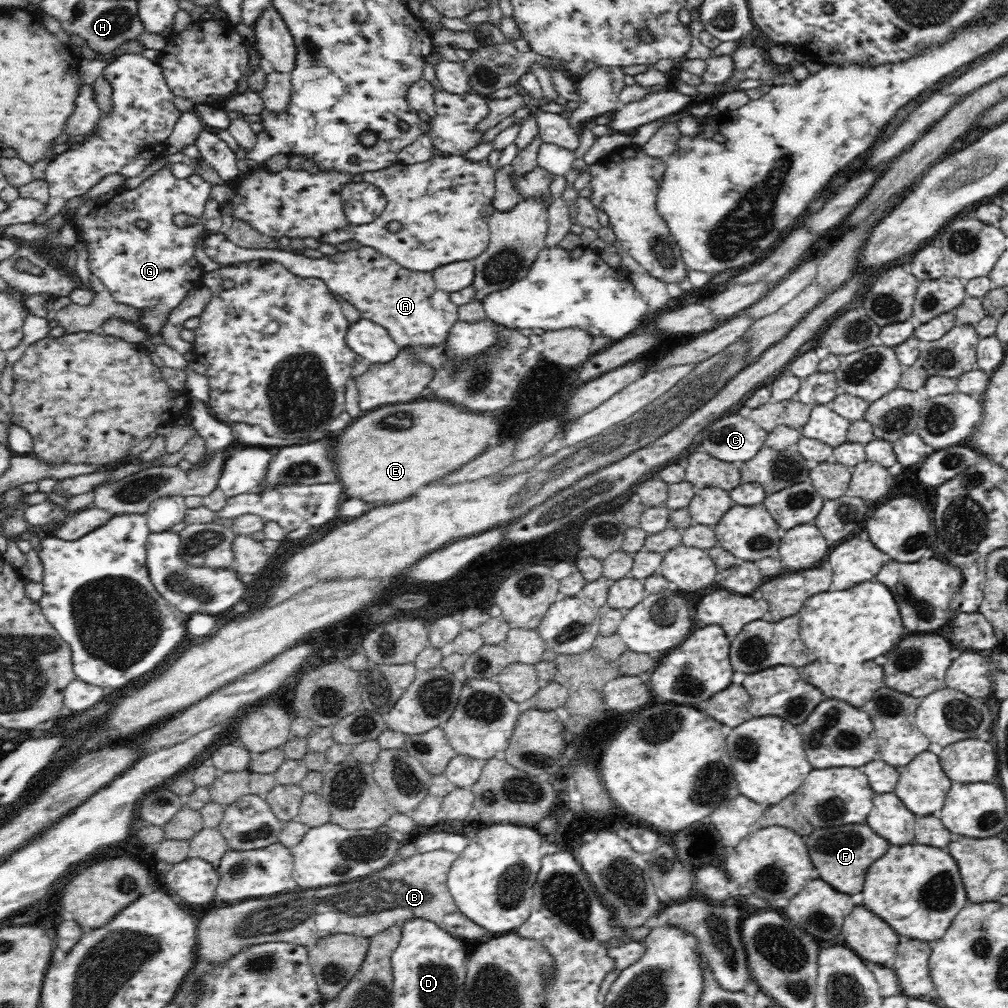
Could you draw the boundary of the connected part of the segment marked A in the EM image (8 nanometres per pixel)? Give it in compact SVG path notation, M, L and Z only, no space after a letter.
M220 232L206 234L202 246L209 258L224 263L224 266L244 261L274 260L298 277L322 280L333 294L342 296L359 310L362 319L385 328L399 347L439 346L443 344L450 327L459 319L457 304L450 302L449 293L437 287L432 273L404 268L390 257L366 246L348 252L338 251L334 256L312 258L289 251L241 248L230 242L226 233Z

